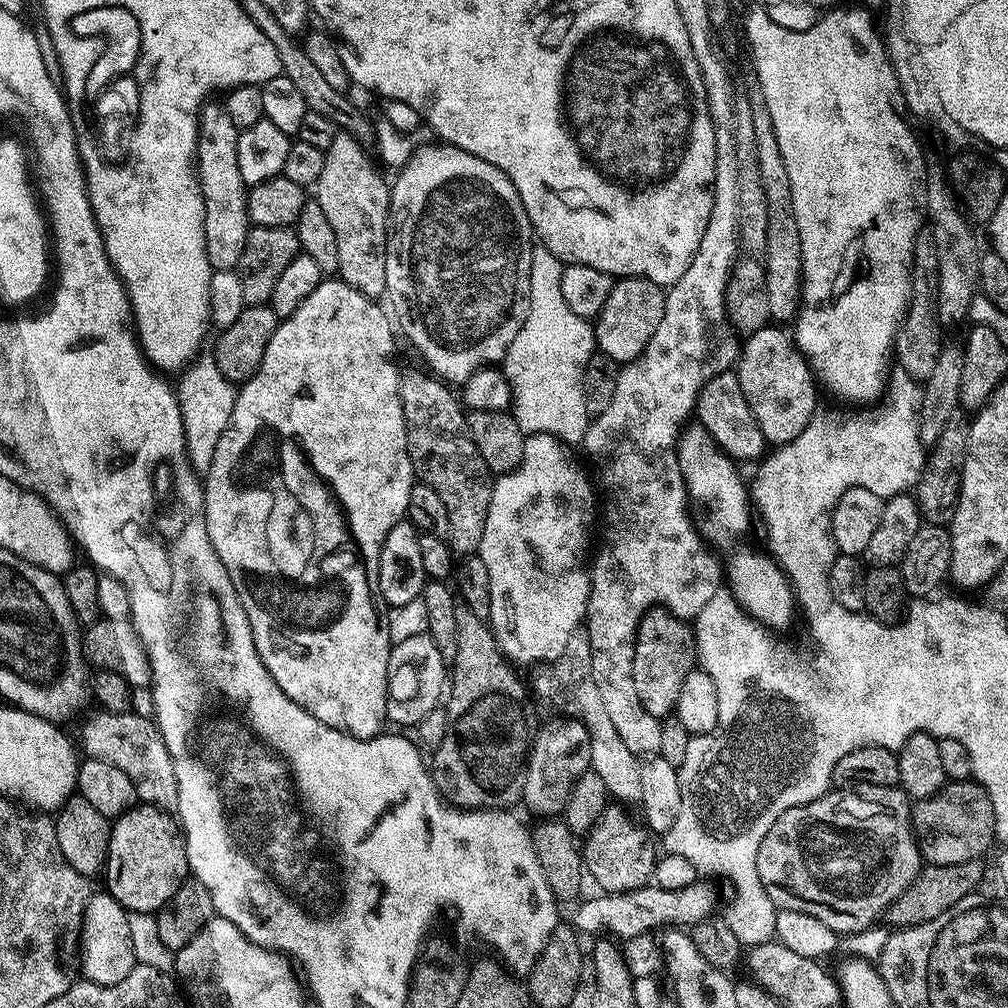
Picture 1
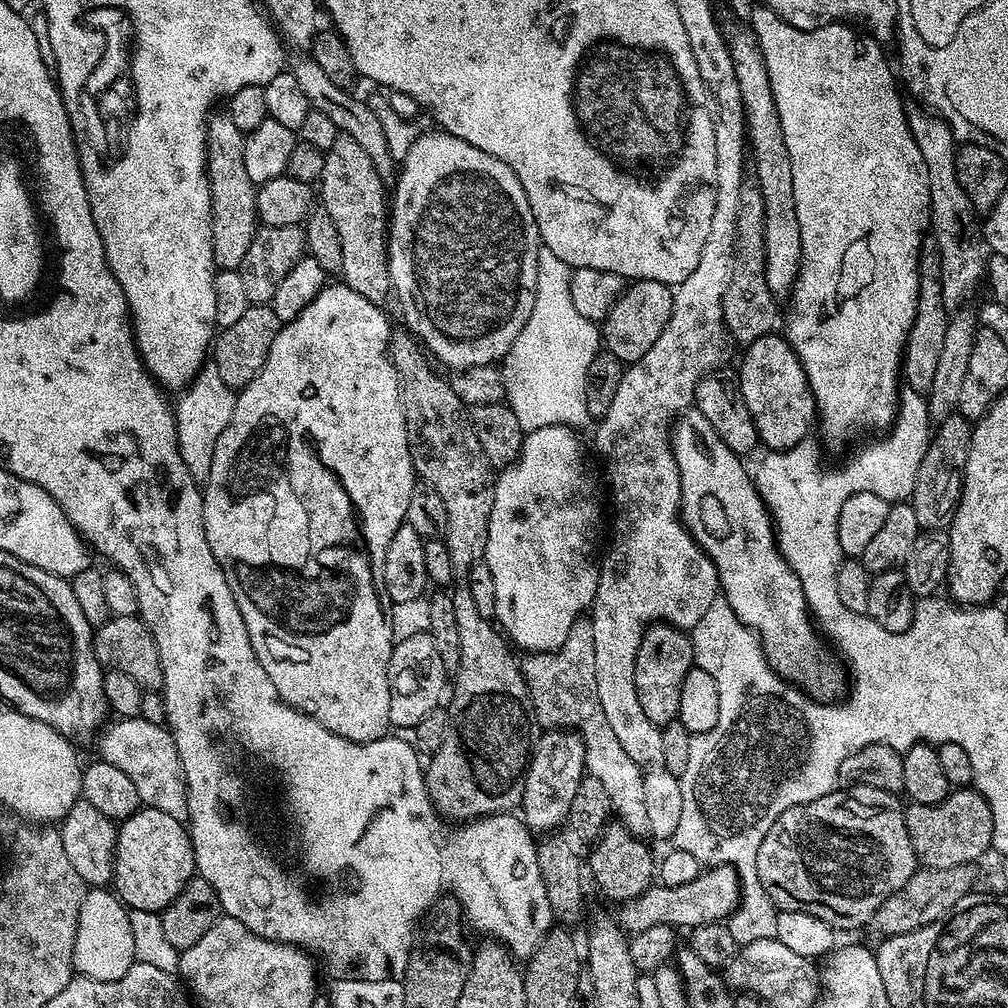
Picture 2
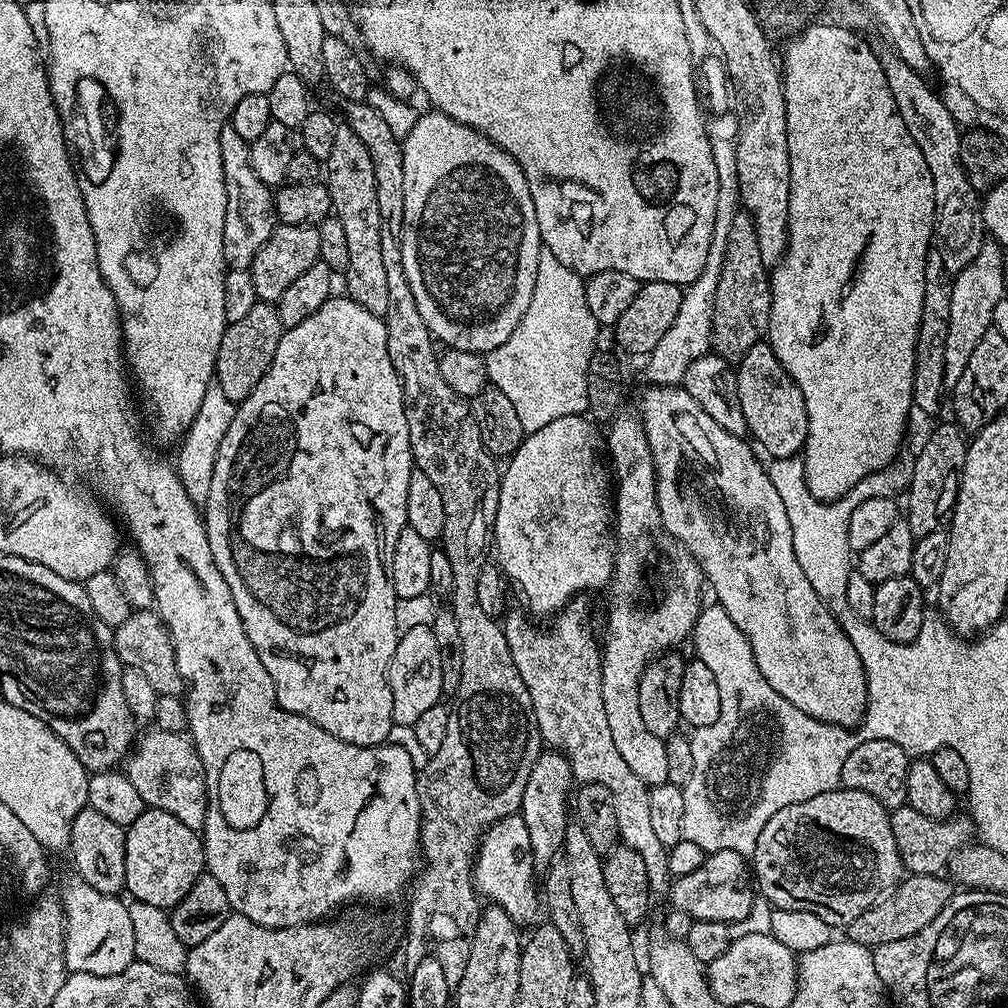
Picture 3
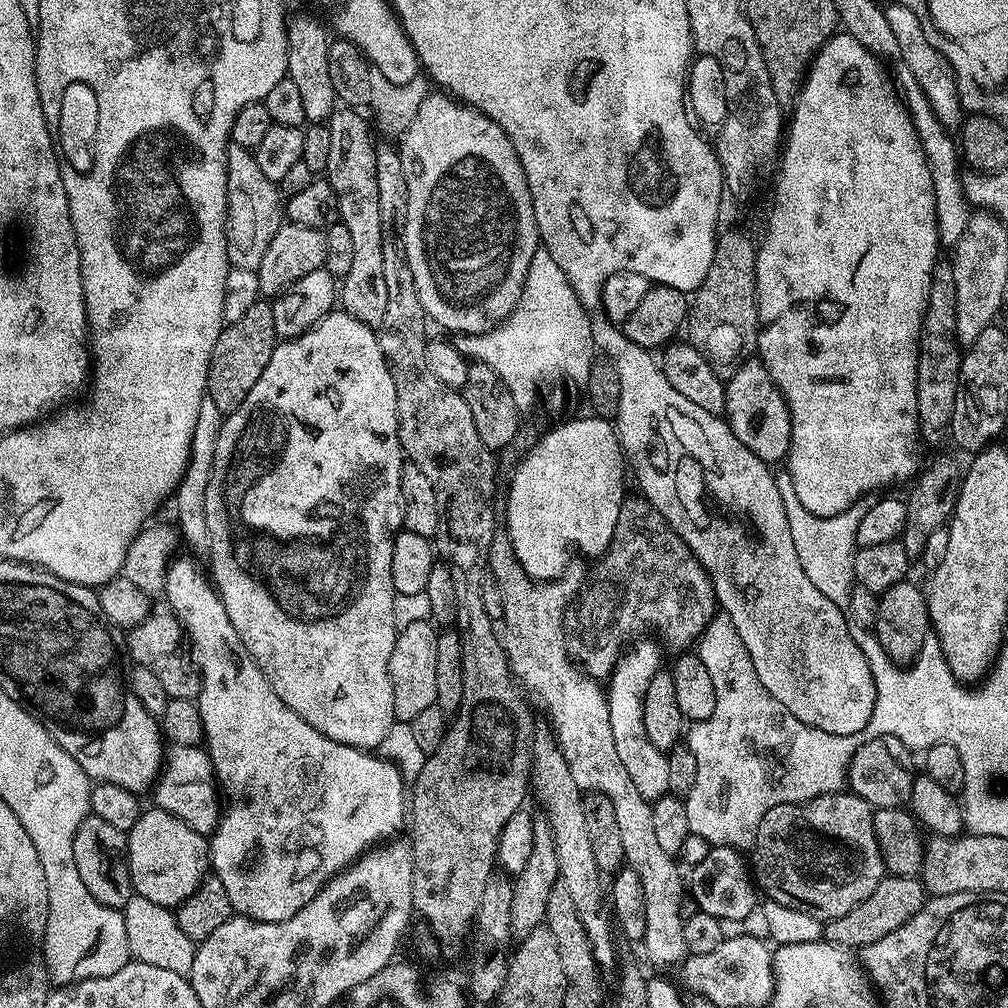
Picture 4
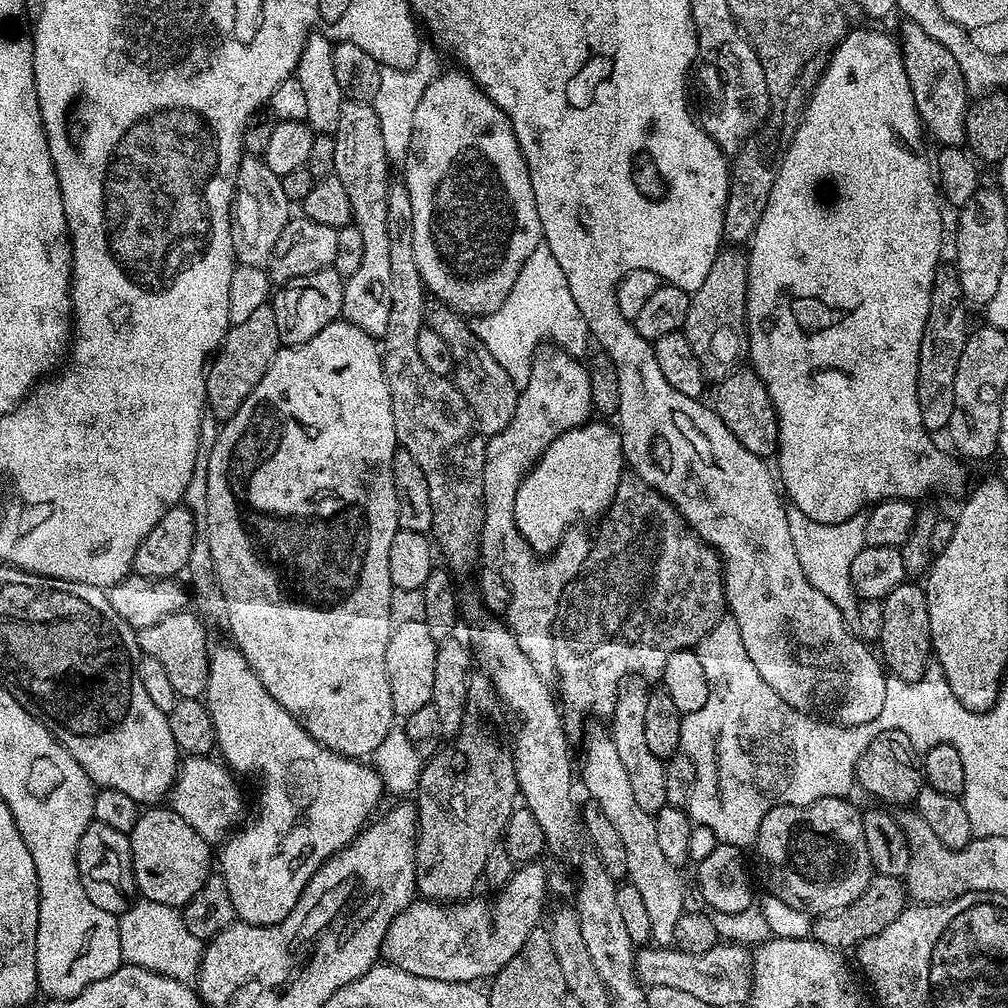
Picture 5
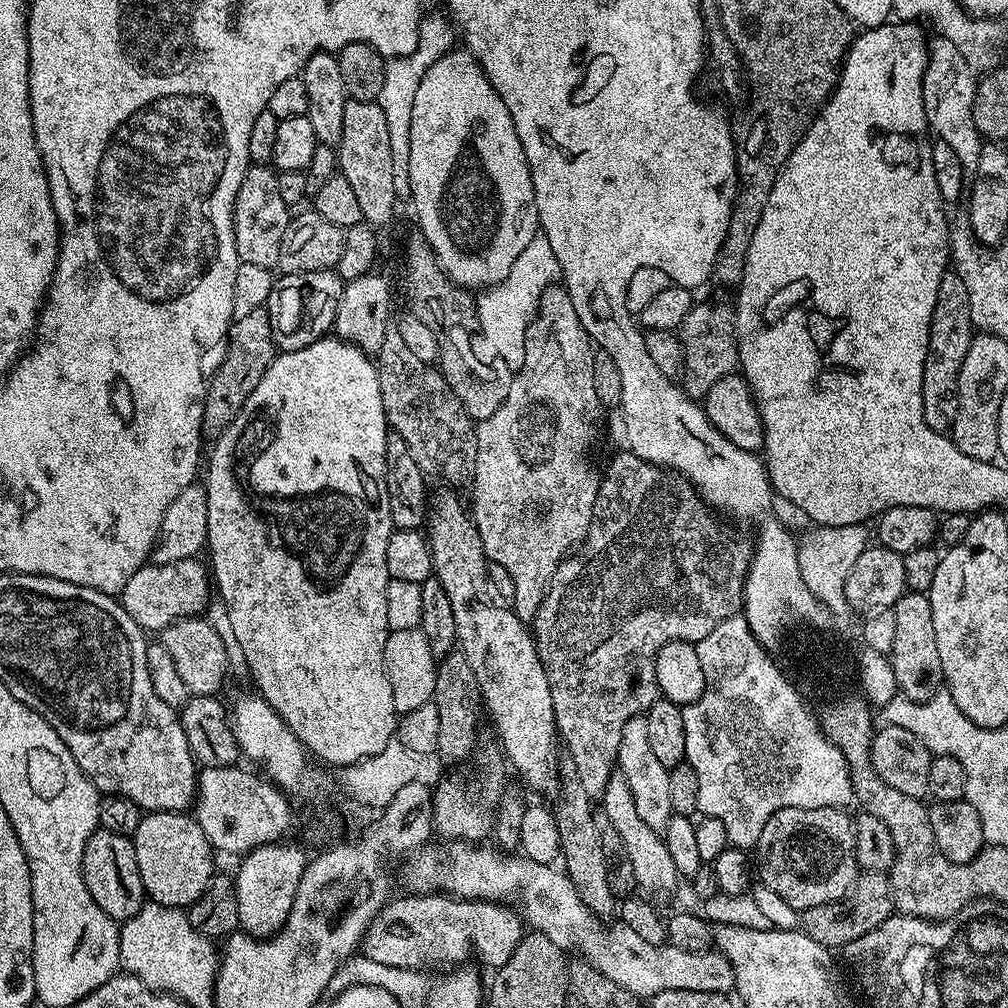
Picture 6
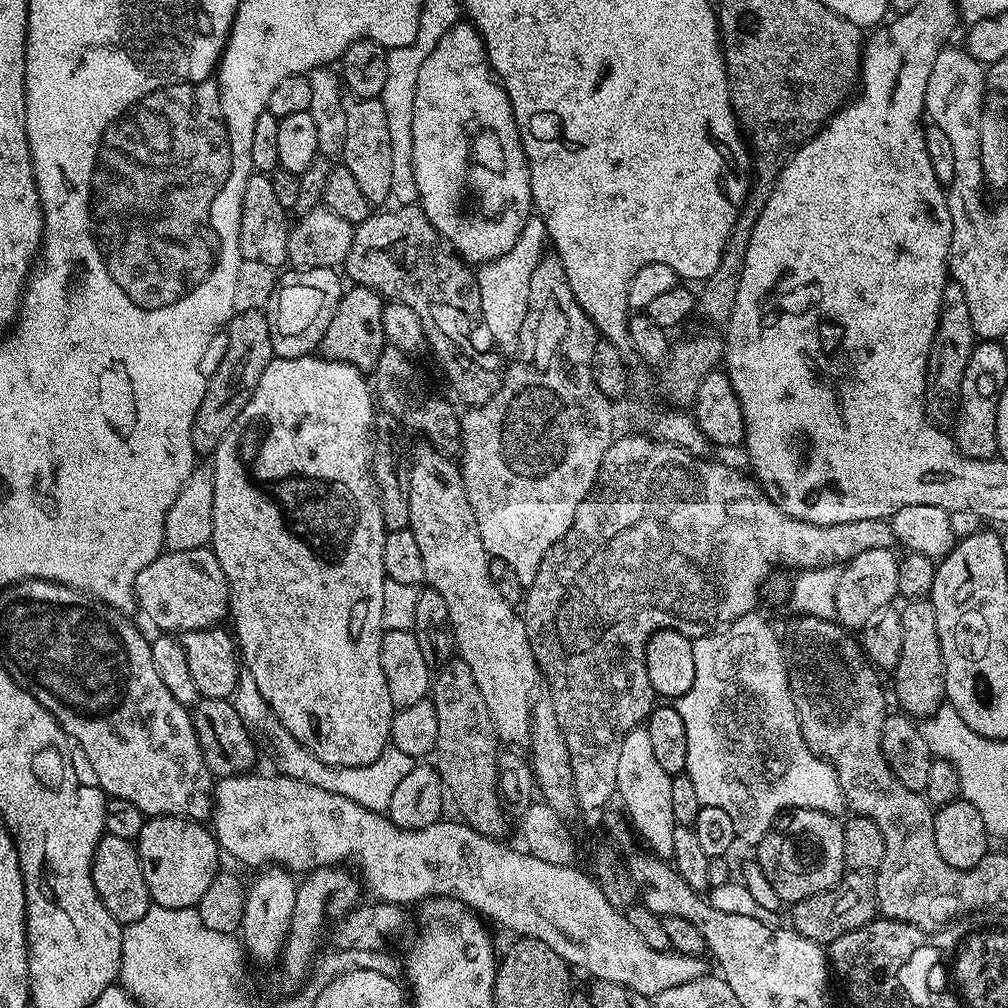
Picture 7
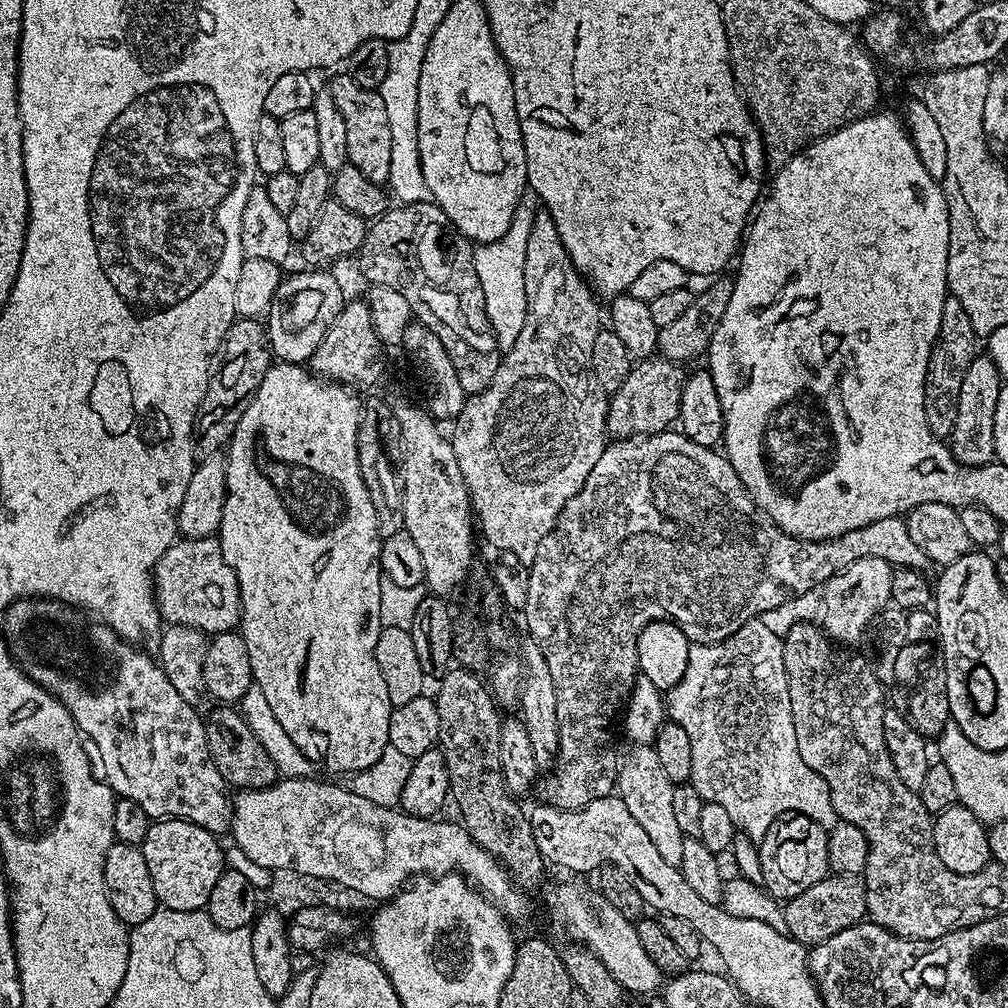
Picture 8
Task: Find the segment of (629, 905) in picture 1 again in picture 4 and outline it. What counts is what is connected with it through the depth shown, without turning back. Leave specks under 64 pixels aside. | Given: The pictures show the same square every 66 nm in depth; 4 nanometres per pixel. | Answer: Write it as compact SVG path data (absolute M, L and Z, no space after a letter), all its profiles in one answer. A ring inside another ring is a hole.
M712 846L707 854L706 858L702 862L693 865L688 874L688 892L696 902L695 907L706 914L710 914L711 917L717 917L721 922L728 921L740 921L745 920L750 913L757 909L758 901L756 902L756 896L758 897L758 890L747 860L747 857L736 848L724 847L724 846Z

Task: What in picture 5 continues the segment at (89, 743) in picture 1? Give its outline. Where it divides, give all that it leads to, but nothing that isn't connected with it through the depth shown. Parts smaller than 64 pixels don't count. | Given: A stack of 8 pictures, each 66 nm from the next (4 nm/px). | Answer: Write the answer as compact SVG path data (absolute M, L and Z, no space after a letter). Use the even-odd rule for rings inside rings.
M211 755L188 756L181 763L176 780L172 783L170 807L189 826L194 826L194 830L202 834L202 838L209 846L216 846L228 839L245 816L244 796L236 785L237 777L219 759L212 759Z

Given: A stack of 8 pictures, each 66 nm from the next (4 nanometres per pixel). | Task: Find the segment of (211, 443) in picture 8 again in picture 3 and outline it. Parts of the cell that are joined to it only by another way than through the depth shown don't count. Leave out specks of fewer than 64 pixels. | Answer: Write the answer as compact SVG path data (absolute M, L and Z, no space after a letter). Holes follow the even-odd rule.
M258 302L238 322L228 324L222 334L222 342L218 346L216 359L215 387L226 394L233 402L244 400L258 386L258 382L266 374L270 362L274 362L274 350L278 350L278 342L285 334L284 323L280 321L280 309L276 304Z

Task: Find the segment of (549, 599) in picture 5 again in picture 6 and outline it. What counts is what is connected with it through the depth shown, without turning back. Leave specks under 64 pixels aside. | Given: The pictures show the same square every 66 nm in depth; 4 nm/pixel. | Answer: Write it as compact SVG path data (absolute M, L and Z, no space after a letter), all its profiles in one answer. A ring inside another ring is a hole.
M563 286L547 288L540 299L540 308L536 311L536 317L532 319L532 325L526 330L524 361L520 368L515 369L510 382L510 390L506 394L506 402L502 402L502 406L498 406L498 410L494 410L490 418L476 424L477 454L470 481L470 489L472 488L470 515L482 538L484 554L491 563L502 566L509 572L510 578L514 578L514 602L511 607L516 617L522 621L535 621L536 614L540 610L540 603L548 591L548 583L551 582L552 575L556 573L556 567L573 551L574 546L579 545L583 540L588 523L592 521L592 507L596 501L596 492L600 489L600 480L592 477L592 468L588 465L588 451L591 450L592 443L600 432L600 419L604 415L606 415L606 409L602 402L598 402L598 393L594 387L594 345L588 339L582 322L578 322L578 314L574 314L574 306L568 297L567 288Z

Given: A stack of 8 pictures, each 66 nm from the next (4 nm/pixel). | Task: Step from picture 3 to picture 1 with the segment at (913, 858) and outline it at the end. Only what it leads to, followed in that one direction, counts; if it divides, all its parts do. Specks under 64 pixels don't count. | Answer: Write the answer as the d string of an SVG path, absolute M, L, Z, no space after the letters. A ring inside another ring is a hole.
M975 779L945 783L938 794L917 800L912 806L912 825L920 854L929 865L946 866L980 860L983 852L997 843L995 821L994 802L990 802L990 794Z

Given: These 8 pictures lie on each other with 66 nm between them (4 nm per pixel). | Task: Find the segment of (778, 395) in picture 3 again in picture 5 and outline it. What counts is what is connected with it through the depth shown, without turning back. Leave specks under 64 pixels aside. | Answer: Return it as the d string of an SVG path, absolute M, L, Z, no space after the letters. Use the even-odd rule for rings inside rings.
M741 366L731 372L726 379L715 385L716 404L714 410L726 422L726 430L750 450L750 454L761 458L772 458L776 454L778 442L778 422L776 408L772 405L772 395L768 386L751 366Z

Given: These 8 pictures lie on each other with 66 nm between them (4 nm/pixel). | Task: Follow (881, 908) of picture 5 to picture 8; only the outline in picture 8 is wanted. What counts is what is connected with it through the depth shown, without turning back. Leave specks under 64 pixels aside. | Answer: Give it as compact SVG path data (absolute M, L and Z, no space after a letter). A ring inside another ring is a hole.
M830 874L822 882L814 882L810 890L802 890L802 894L787 900L783 910L787 935L799 944L811 946L818 942L826 942L826 938L834 938L838 930L846 930L861 923L865 919L868 907L864 885L856 876Z

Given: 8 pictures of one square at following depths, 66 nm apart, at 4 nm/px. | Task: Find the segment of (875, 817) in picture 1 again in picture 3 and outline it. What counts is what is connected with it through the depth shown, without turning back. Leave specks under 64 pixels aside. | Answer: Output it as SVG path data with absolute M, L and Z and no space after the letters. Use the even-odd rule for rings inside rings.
M843 786L830 790L826 794L818 794L814 798L806 798L806 802L782 806L782 810L778 810L774 814L774 818L770 818L770 822L766 822L766 826L762 826L762 834L758 836L757 846L750 855L750 868L754 873L759 895L767 900L773 909L806 911L816 914L831 926L837 926L837 924L846 926L850 922L854 922L854 918L858 918L858 914L865 912L885 892L892 891L905 875L904 863L898 854L898 846L894 842L894 830L890 830L889 809L884 808L882 802L878 802L878 798L873 798L871 794L862 794L862 790L850 790Z

